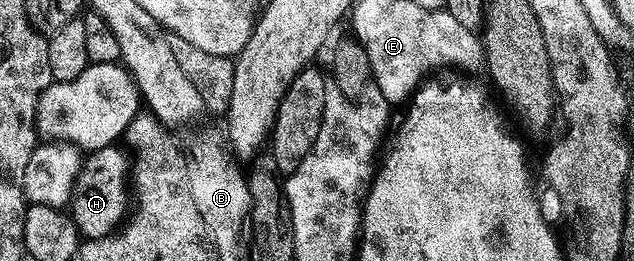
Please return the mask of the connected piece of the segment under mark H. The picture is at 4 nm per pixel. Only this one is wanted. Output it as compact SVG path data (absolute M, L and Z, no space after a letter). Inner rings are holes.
M107 145L103 149L92 149L83 157L83 166L79 169L69 198L69 216L79 228L80 238L96 241L107 237L120 226L128 212L129 193L125 188L124 150L120 149L115 145Z

